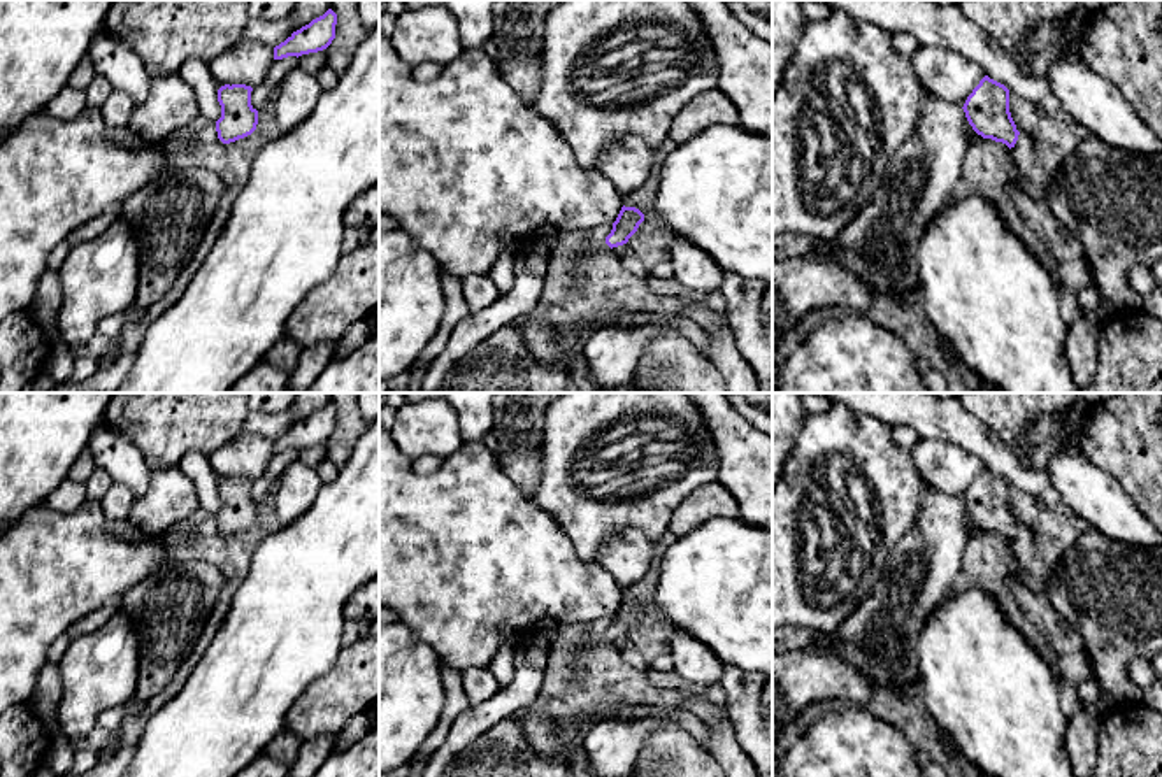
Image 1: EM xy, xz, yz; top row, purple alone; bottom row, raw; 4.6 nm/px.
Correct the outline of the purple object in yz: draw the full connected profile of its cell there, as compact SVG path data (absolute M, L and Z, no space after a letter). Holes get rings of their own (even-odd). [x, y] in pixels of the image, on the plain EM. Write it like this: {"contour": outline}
{"contour": "M985 468L964 496L972 523L983 531L1015 540L1020 524L1009 505L1009 482Z"}

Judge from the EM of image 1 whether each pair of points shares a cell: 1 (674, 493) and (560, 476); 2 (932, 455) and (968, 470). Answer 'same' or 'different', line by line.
1: same
2: same

